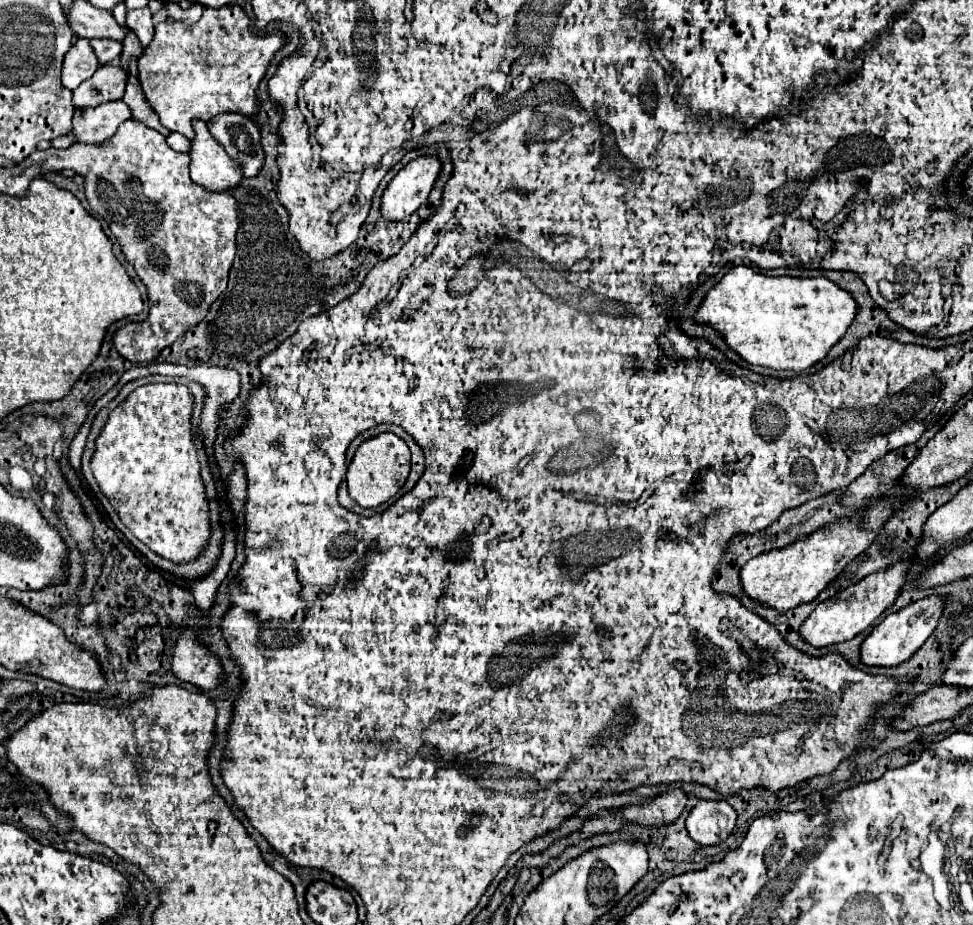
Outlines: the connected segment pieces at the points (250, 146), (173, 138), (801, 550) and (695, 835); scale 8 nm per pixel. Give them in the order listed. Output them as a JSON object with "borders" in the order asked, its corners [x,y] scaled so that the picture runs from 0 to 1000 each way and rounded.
{"borders":[[[[227,123],[215,132],[215,141],[231,164],[248,177],[252,190],[264,190],[272,164],[264,134],[250,123]]],[[[178,143],[174,149],[172,149],[172,156],[178,160],[178,162],[184,162],[184,164],[196,164],[196,156],[194,156],[194,151],[190,149],[190,147],[186,147],[186,145],[182,145],[182,143]]],[[[916,541],[914,545],[903,543],[897,551],[883,554],[873,562],[862,562],[862,566],[854,566],[854,571],[842,573],[827,584],[819,584],[803,595],[792,595],[774,603],[760,618],[766,642],[797,659],[813,659],[821,653],[838,649],[840,642],[899,584],[912,558],[916,558],[920,551],[922,549],[916,549]]],[[[718,865],[706,882],[706,899],[720,915],[741,912],[755,895],[757,878],[747,867]]]]}

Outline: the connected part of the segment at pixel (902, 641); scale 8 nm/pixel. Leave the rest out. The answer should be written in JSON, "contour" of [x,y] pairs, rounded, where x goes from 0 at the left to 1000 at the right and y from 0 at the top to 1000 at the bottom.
{"contour":[[[955,644],[951,649],[942,649],[914,666],[910,666],[897,683],[885,696],[885,718],[889,720],[922,720],[934,714],[959,685],[969,659],[969,649],[963,644]]]}

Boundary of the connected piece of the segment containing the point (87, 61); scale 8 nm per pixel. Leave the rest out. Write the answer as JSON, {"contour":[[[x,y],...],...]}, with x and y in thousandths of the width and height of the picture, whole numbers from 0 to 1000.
{"contour":[[[81,41],[67,61],[63,89],[69,97],[77,97],[85,86],[94,84],[102,71],[104,69],[91,50],[91,43]]]}

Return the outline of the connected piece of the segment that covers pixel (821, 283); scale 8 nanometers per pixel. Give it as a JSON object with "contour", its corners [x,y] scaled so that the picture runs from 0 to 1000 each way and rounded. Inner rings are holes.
{"contour":[[[755,288],[725,318],[723,326],[712,339],[712,346],[731,352],[751,378],[755,378],[766,391],[774,396],[825,402],[842,391],[852,381],[852,376],[871,359],[879,339],[881,329],[877,320],[850,301],[794,301],[774,294],[768,288]]]}

